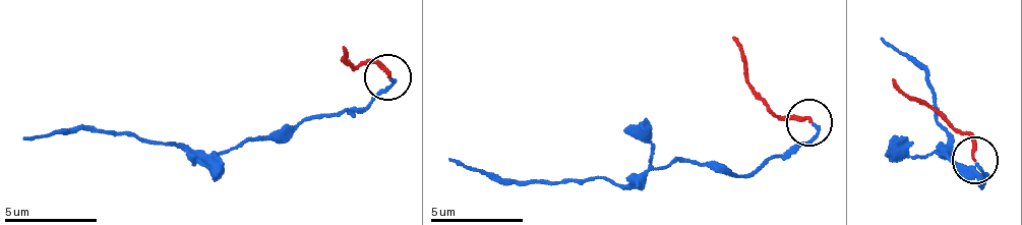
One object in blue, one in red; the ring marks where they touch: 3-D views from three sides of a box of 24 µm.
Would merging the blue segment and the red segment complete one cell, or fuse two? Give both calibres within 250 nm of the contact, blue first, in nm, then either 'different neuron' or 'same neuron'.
150 nm thick on the blue side, 200 nm on the other; same neuron

